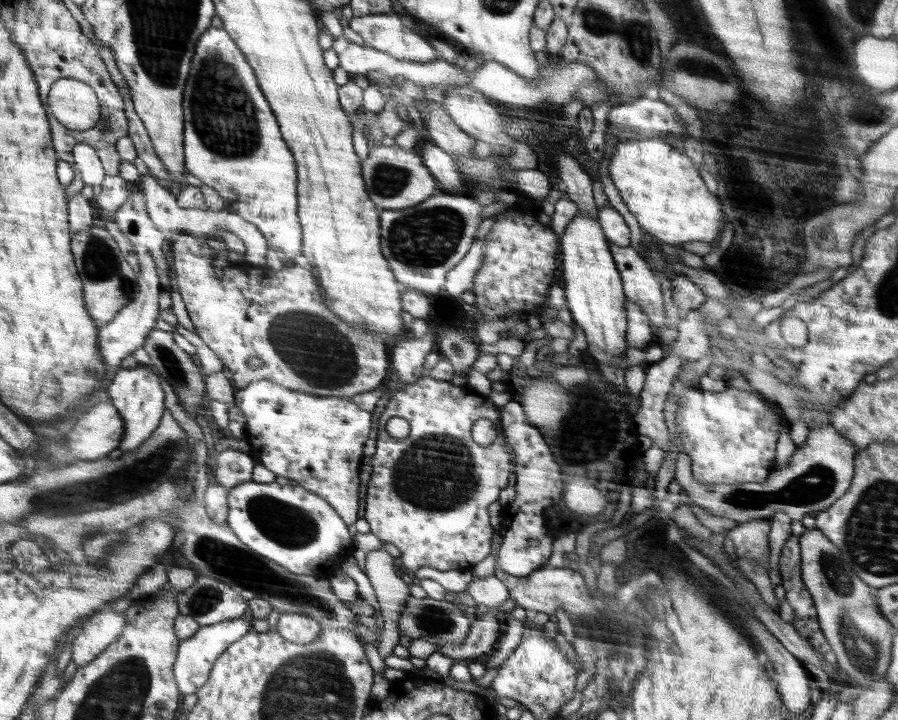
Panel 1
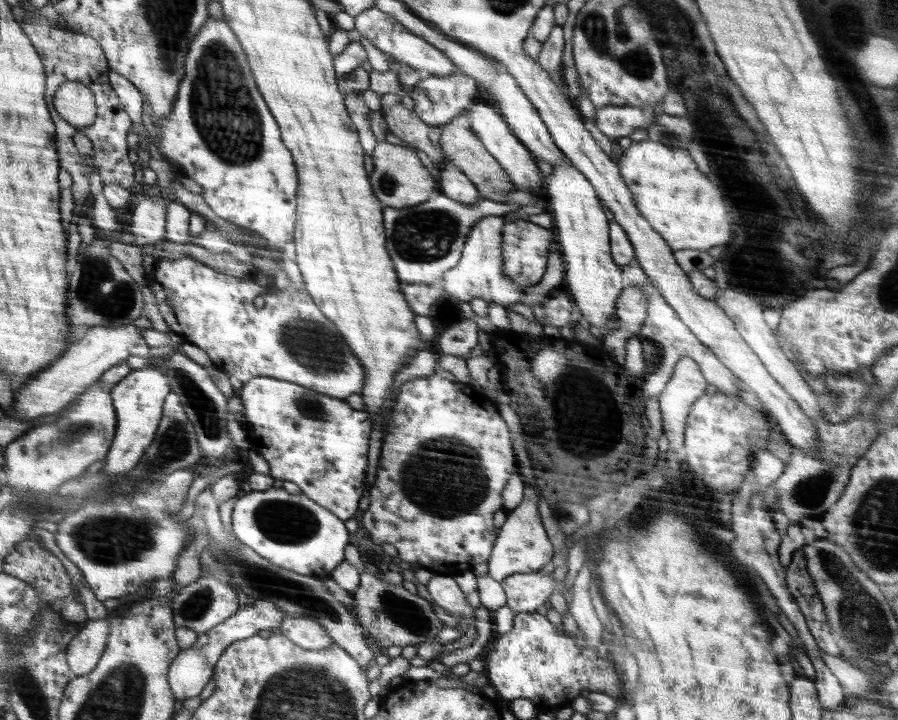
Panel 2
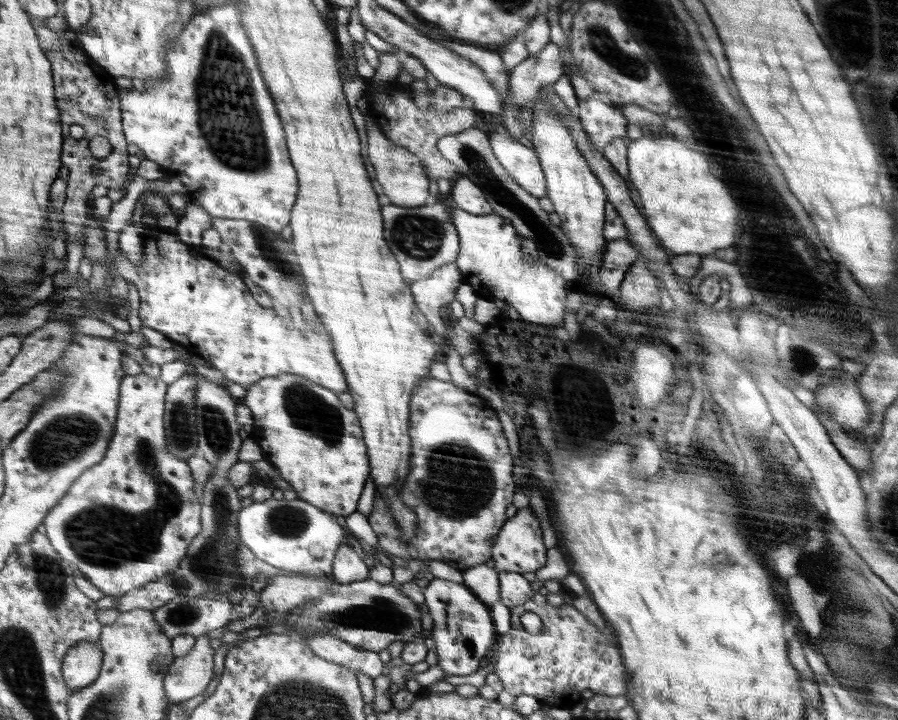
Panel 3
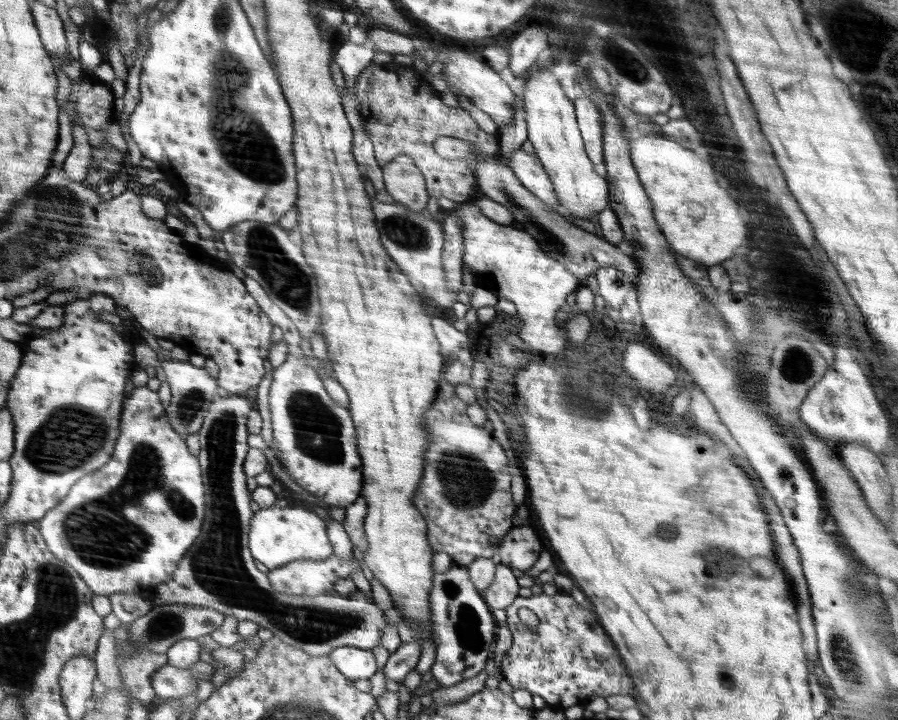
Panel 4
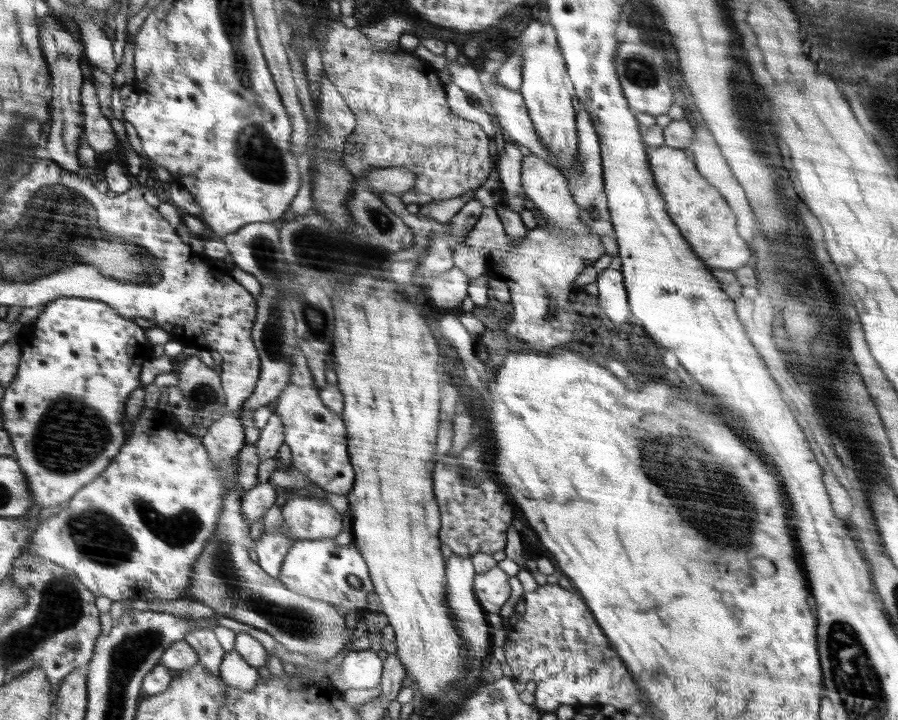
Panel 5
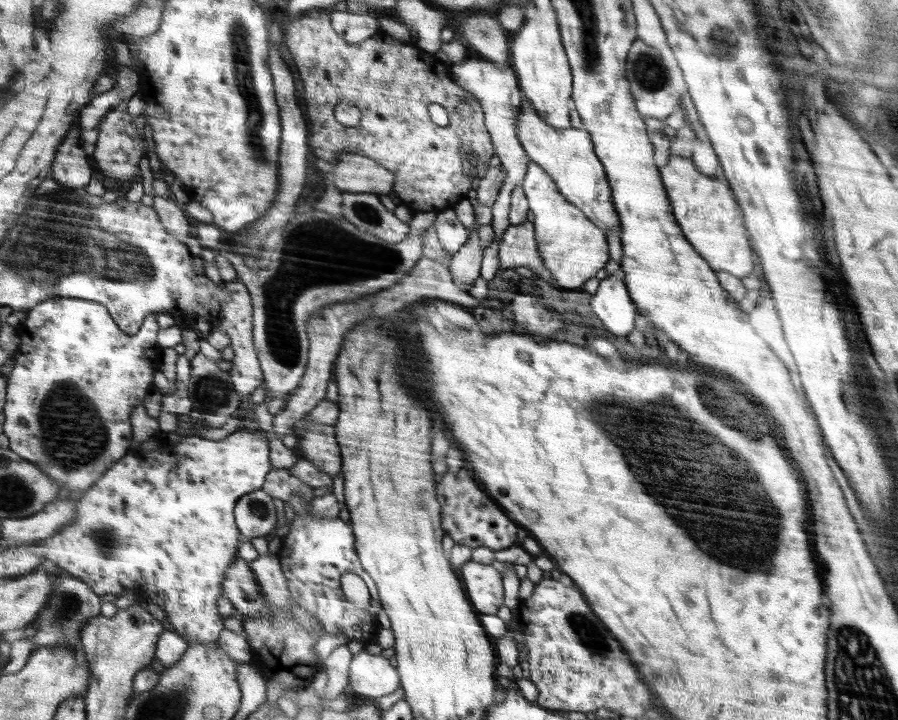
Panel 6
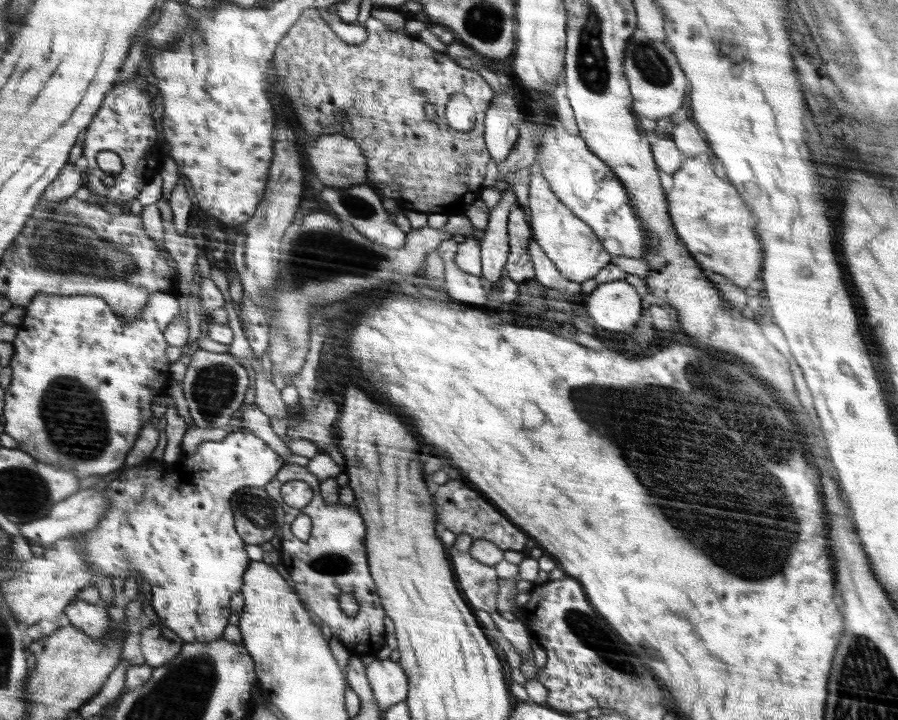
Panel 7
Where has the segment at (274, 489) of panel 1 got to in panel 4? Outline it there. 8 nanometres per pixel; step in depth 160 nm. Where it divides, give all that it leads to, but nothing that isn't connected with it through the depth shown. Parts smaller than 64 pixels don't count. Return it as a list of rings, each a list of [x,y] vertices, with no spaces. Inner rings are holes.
[[[272,505],[260,509],[249,526],[249,551],[266,568],[280,568],[293,560],[326,560],[333,554],[333,545],[327,535],[324,520],[314,511],[302,506],[279,507]]]

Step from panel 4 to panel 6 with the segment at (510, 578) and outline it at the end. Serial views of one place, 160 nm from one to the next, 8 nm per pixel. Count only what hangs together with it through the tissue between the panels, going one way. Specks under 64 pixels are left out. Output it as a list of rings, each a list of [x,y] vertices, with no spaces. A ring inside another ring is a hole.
[[[469,560],[461,568],[461,575],[478,613],[496,615],[505,604],[501,574],[492,565]]]

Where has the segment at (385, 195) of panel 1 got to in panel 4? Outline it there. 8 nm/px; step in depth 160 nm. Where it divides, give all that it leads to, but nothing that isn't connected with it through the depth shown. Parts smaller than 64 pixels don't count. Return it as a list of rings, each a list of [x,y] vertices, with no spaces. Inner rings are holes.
[[[400,155],[381,168],[388,194],[396,203],[407,207],[410,211],[424,210],[428,202],[424,178],[414,163],[409,156]]]

